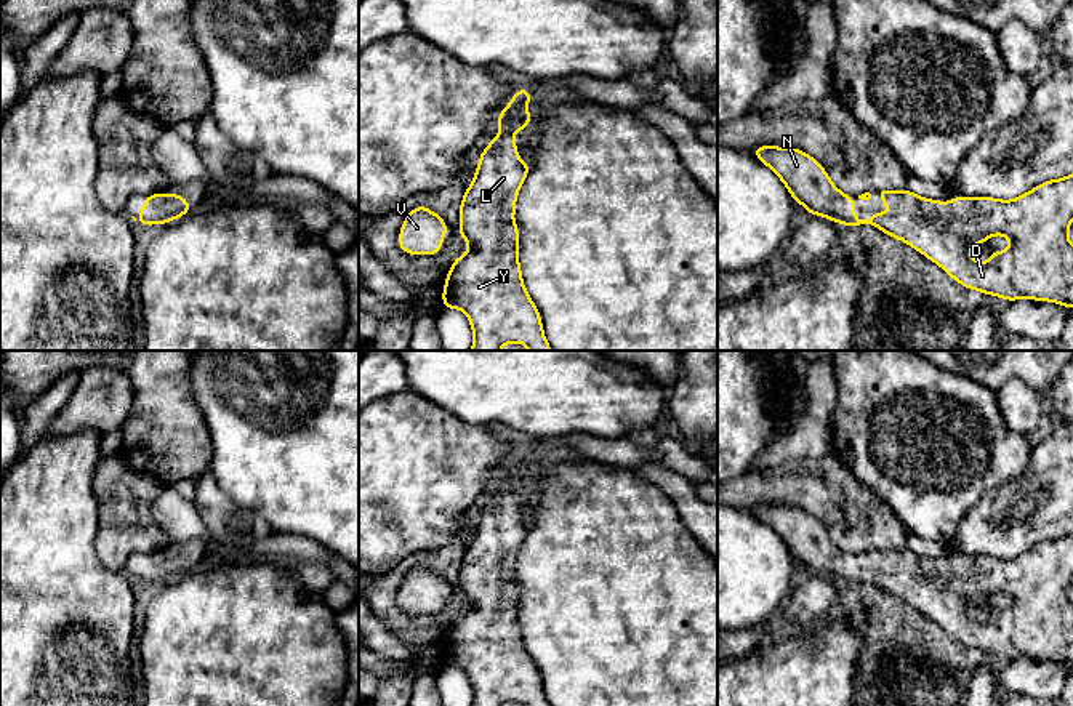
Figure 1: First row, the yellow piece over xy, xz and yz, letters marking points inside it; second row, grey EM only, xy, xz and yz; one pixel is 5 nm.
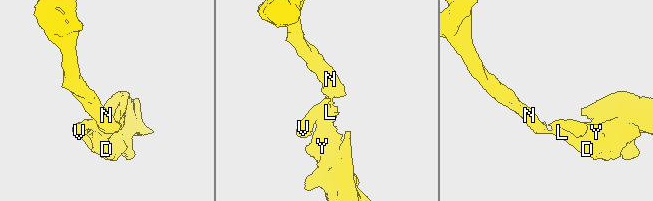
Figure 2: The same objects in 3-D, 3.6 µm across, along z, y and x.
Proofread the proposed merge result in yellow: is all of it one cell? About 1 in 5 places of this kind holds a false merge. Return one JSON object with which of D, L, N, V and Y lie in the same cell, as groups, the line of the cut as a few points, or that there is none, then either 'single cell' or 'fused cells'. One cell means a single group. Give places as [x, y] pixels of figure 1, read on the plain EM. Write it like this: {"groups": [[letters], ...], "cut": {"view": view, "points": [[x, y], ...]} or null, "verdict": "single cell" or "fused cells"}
{"groups": [["D", "L", "N", "V", "Y"]], "cut": null, "verdict": "single cell"}

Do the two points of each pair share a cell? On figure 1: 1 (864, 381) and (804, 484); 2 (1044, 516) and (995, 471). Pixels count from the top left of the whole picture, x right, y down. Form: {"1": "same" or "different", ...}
{"1": "different", "2": "different"}

